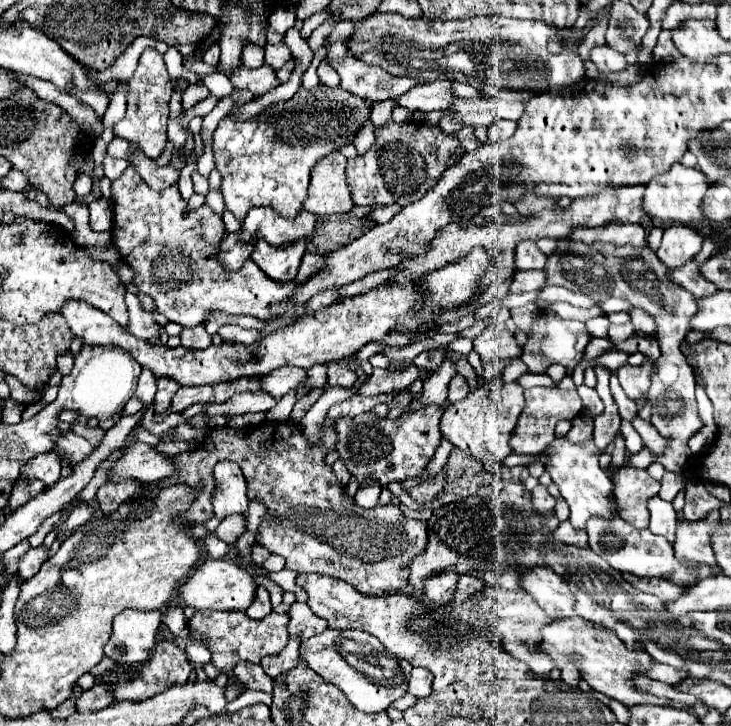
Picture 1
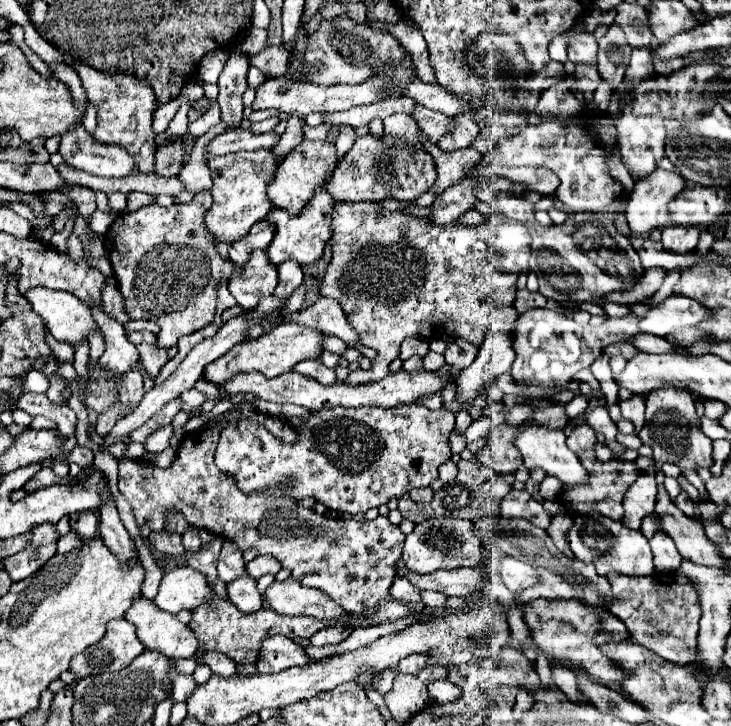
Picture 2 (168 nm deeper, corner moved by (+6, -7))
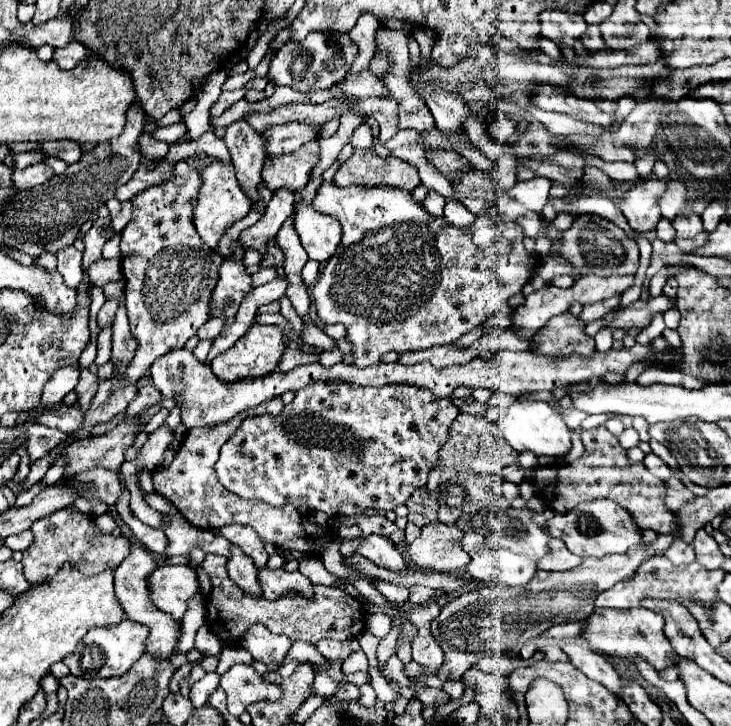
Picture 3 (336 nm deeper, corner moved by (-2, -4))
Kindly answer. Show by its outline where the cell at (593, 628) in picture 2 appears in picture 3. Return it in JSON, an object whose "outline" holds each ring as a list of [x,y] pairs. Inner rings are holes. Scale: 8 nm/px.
{"outline":[[[594,609],[592,613],[594,617],[588,617],[584,627],[596,627],[596,653],[624,657],[632,663],[636,661],[636,657],[642,657],[656,671],[672,665],[672,659],[668,655],[674,651],[662,633],[662,615],[648,609]]]}

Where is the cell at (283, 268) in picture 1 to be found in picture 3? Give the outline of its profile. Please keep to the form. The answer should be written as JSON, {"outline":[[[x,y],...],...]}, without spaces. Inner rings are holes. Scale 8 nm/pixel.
{"outline":[[[224,259],[220,267],[220,279],[212,293],[212,317],[228,319],[236,315],[242,299],[252,291],[252,277],[242,261]]]}

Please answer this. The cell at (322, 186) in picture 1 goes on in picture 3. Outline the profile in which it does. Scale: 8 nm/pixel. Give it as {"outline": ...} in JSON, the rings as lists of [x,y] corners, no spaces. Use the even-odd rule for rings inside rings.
{"outline":[[[310,141],[294,153],[274,157],[270,165],[264,165],[262,179],[272,193],[284,187],[292,189],[292,193],[298,193],[300,189],[304,189],[304,185],[308,185],[310,173],[316,167],[318,159],[320,147],[316,141]]]}

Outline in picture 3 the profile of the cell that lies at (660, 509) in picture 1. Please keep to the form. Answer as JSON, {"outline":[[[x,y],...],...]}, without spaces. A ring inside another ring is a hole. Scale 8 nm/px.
{"outline":[[[674,541],[668,547],[668,553],[664,553],[664,557],[668,557],[672,561],[672,565],[684,565],[684,563],[692,563],[694,561],[694,547],[684,543],[684,541]]]}

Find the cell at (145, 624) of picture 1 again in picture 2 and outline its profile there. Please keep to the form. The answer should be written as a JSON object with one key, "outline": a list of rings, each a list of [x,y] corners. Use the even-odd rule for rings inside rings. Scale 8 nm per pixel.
{"outline":[[[124,618],[110,620],[104,638],[88,646],[82,654],[74,656],[68,670],[76,678],[118,672],[126,668],[136,656],[140,656],[140,652],[144,652],[144,646],[136,636],[134,624]]]}

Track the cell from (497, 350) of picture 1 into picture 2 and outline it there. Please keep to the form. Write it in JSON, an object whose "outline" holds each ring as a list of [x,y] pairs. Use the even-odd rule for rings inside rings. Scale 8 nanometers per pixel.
{"outline":[[[334,200],[330,238],[332,260],[326,268],[320,294],[334,298],[358,334],[360,344],[378,352],[372,360],[372,368],[352,372],[348,382],[360,384],[382,380],[388,374],[388,364],[398,356],[402,340],[408,336],[418,336],[422,340],[432,336],[454,336],[480,346],[490,322],[500,316],[510,316],[514,310],[516,280],[520,270],[528,264],[530,240],[528,228],[506,216],[490,216],[480,226],[438,226],[428,218],[418,218],[404,210],[390,212],[378,202]]]}

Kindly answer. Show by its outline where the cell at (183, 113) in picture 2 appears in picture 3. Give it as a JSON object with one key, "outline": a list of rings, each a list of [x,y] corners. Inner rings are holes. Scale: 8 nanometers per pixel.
{"outline":[[[178,121],[178,123],[174,123],[174,125],[168,125],[168,127],[160,127],[160,129],[156,129],[152,135],[156,137],[156,139],[160,139],[160,141],[166,141],[166,143],[178,143],[178,141],[182,141],[184,137],[186,137],[186,123],[184,121]]]}

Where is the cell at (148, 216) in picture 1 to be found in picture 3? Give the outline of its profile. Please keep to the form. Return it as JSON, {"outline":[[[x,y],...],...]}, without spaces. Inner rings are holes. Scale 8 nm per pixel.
{"outline":[[[180,161],[178,183],[166,181],[136,195],[132,221],[120,231],[126,309],[132,335],[140,343],[126,369],[124,383],[138,383],[156,357],[182,349],[198,327],[210,319],[210,297],[224,257],[208,249],[192,225],[192,207],[196,207],[200,187],[200,171]]]}

